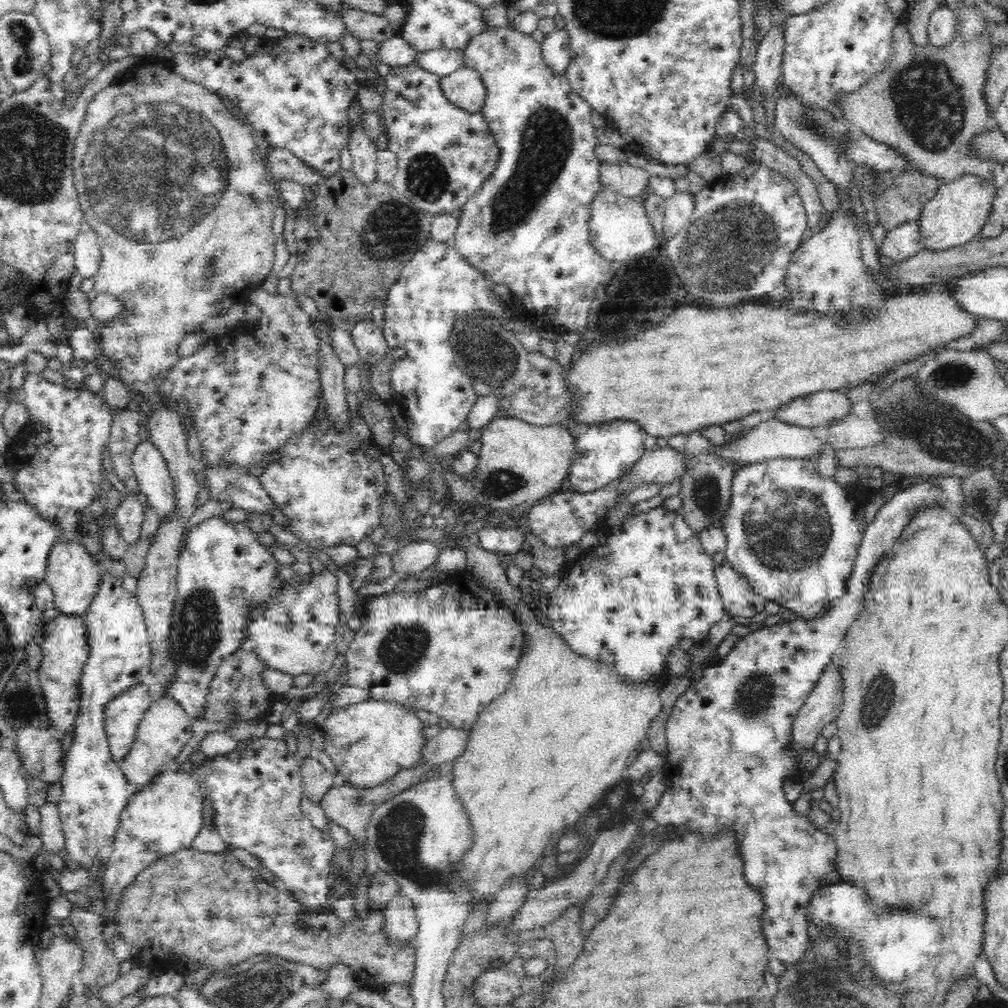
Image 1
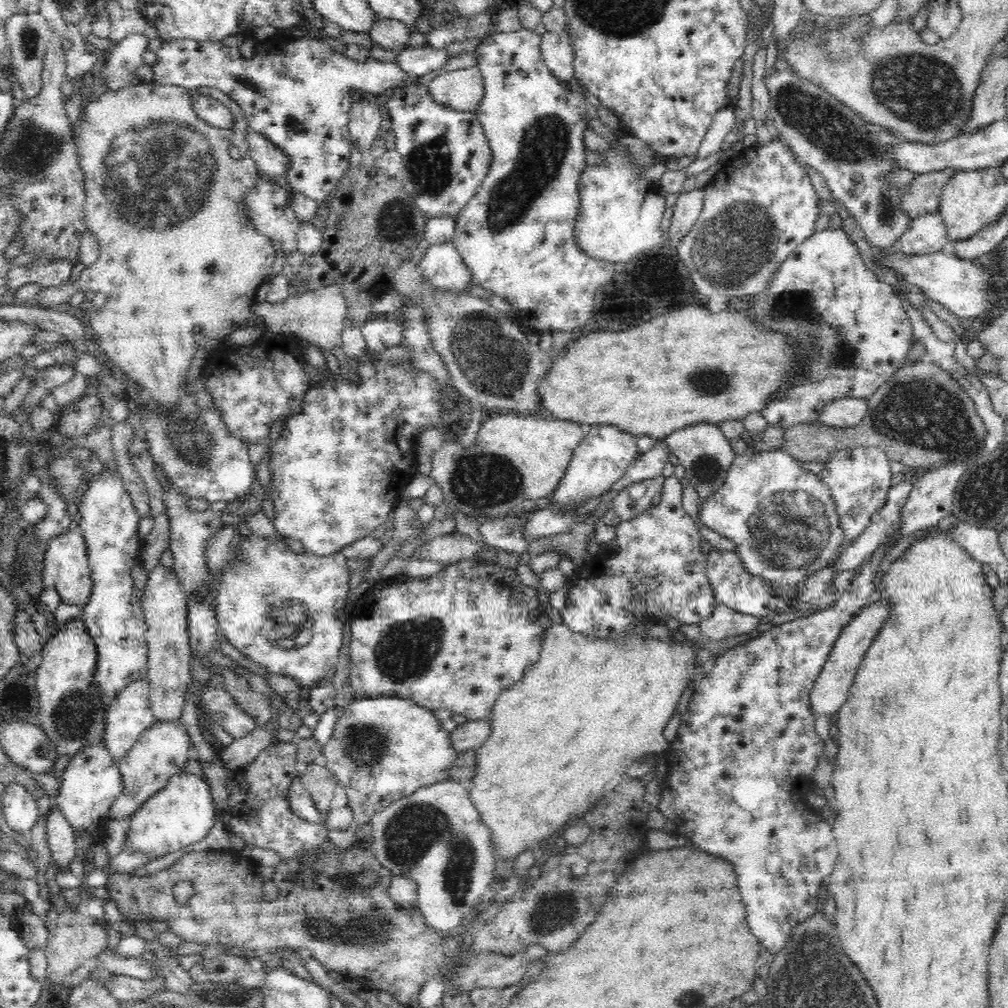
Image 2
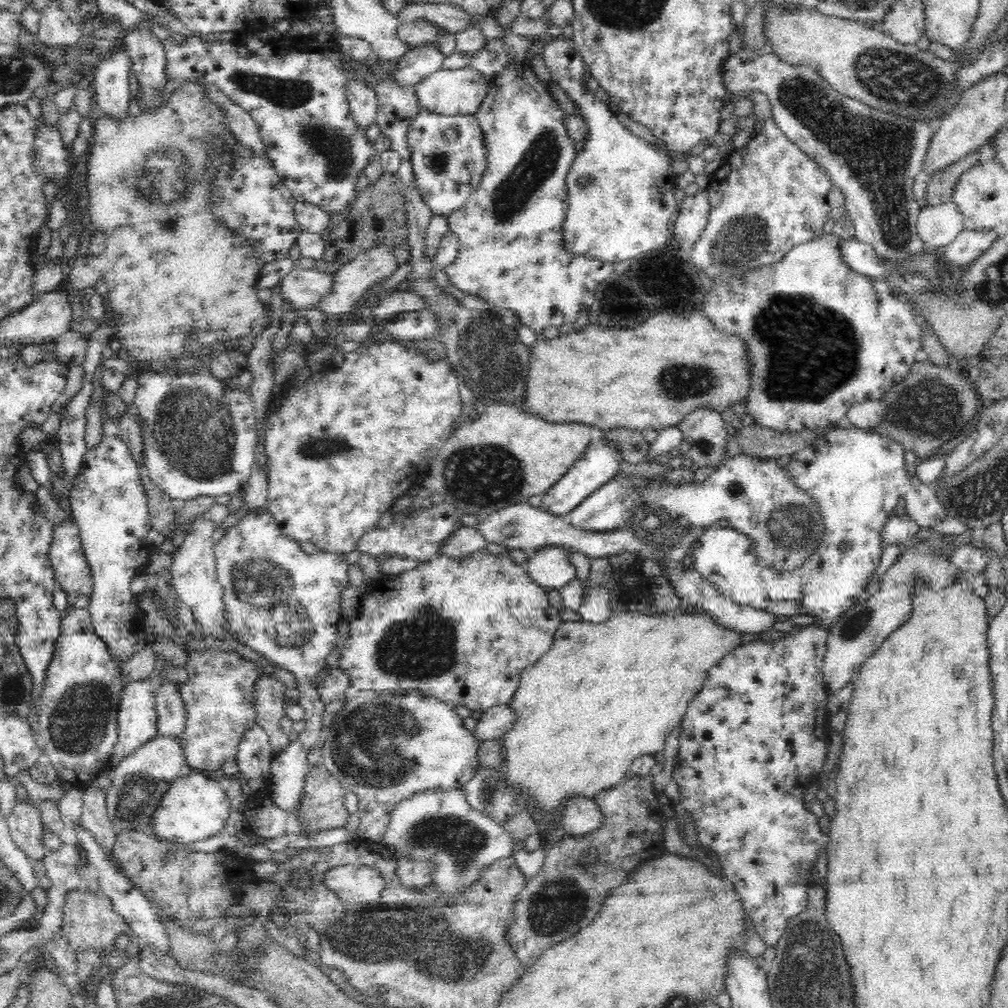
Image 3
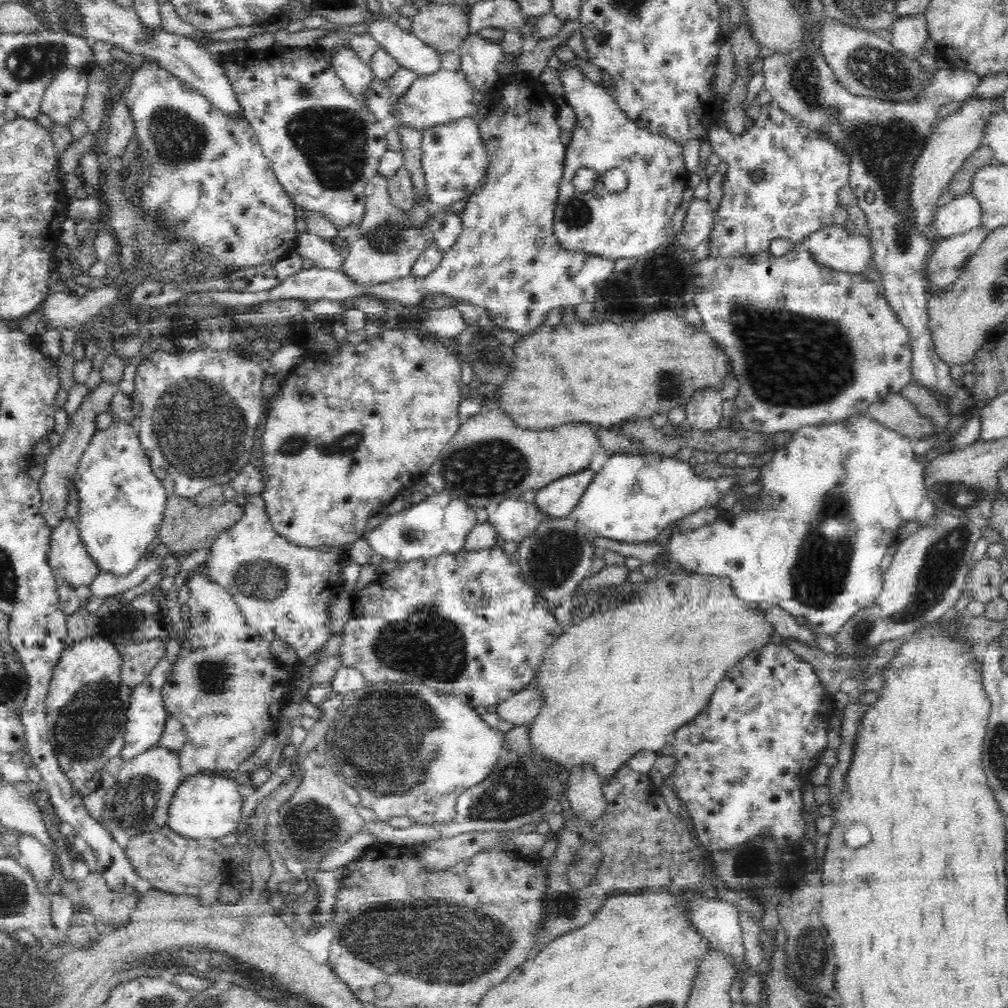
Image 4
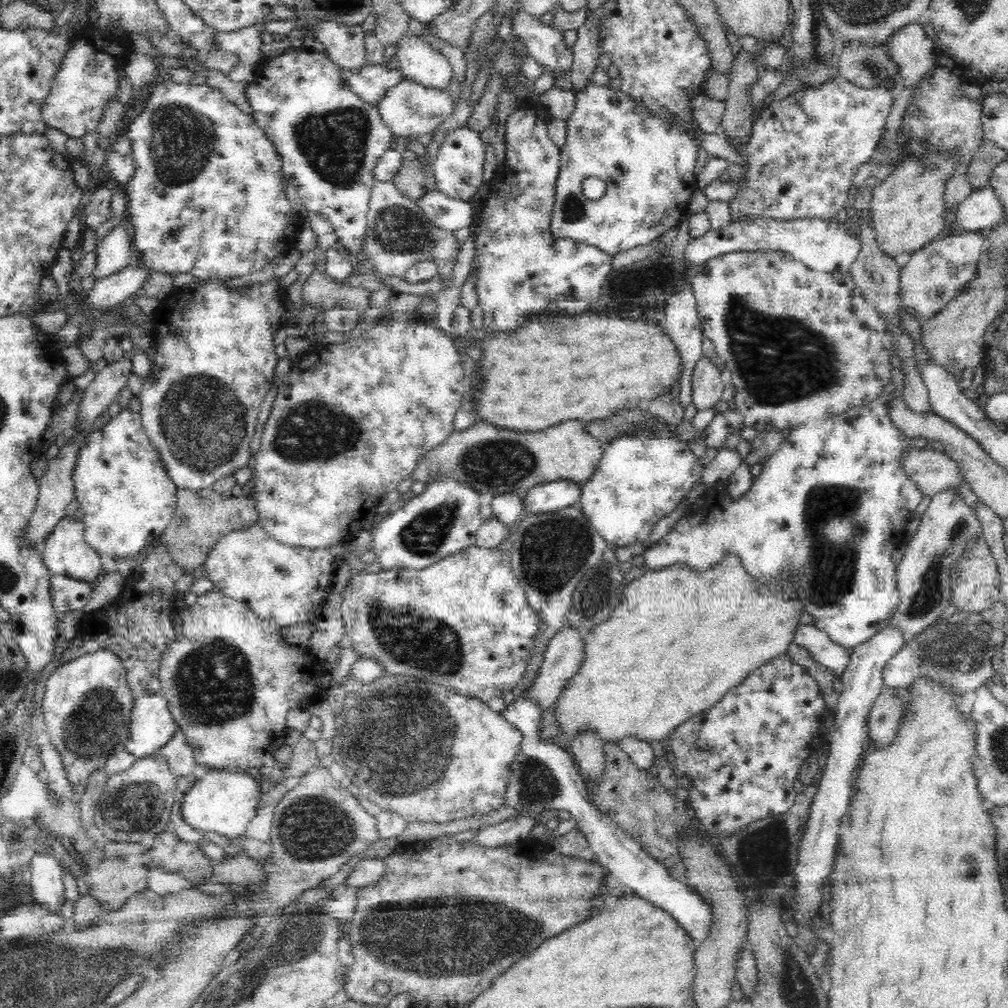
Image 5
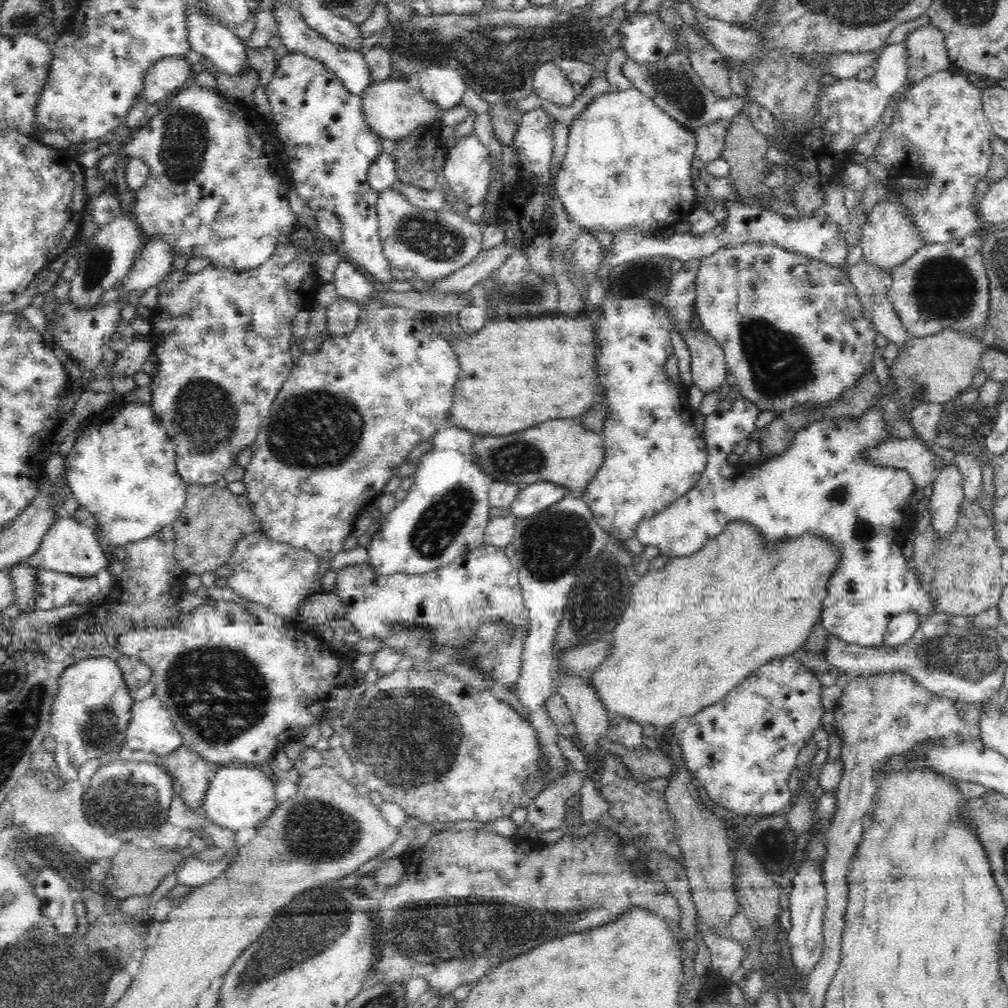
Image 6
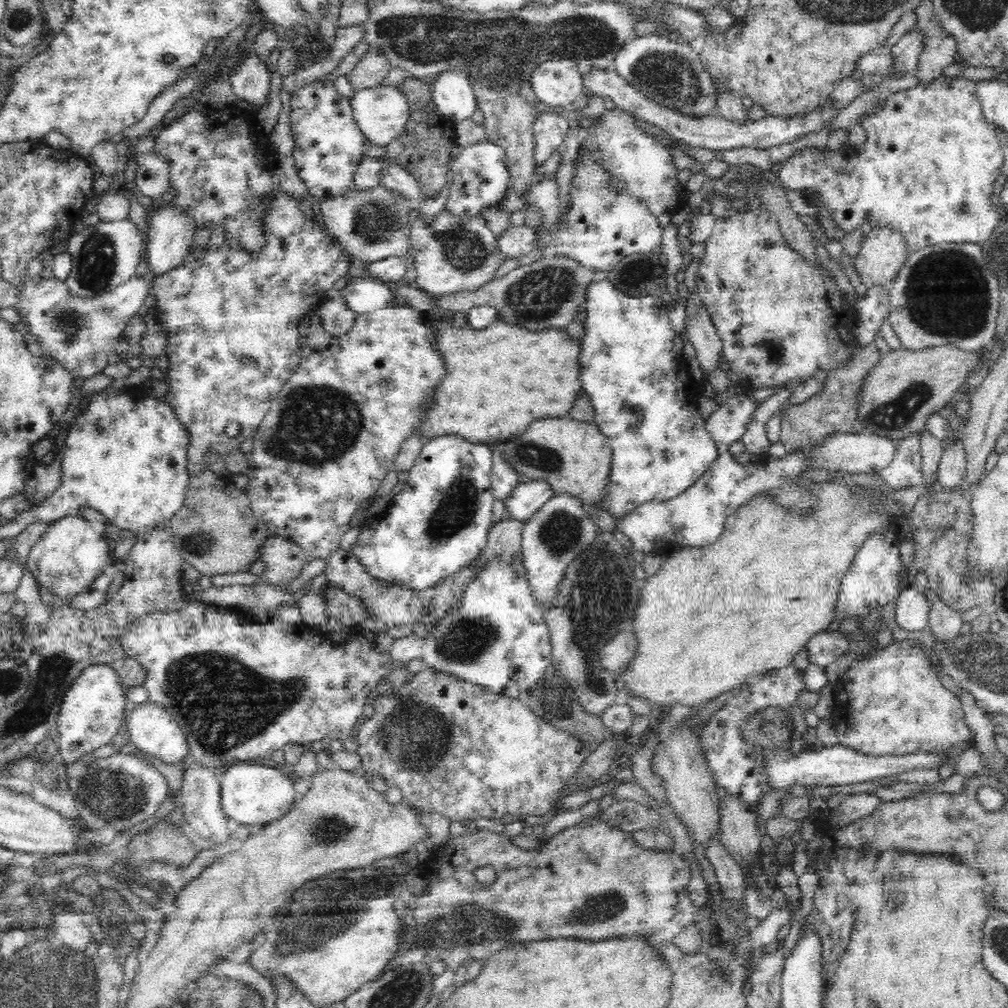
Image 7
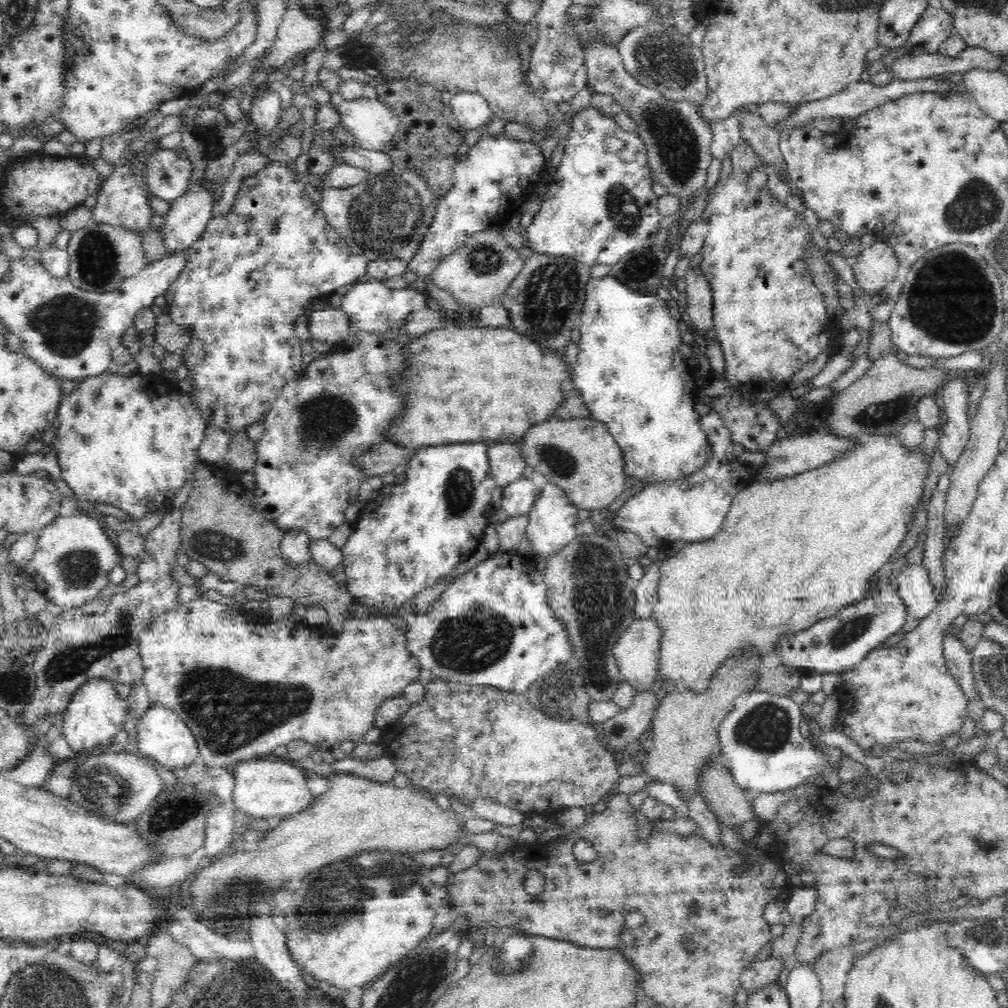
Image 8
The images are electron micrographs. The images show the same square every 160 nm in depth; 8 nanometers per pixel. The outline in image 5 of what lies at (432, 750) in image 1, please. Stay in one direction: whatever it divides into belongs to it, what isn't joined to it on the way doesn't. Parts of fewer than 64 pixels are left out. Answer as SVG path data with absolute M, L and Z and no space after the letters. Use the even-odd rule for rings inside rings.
M564 621L564 626L550 641L550 646L546 650L546 660L544 660L544 664L540 668L540 674L538 674L538 678L530 688L530 694L528 695L532 699L536 699L546 710L550 705L557 702L563 689L578 674L584 662L586 662L586 641L577 630L570 628L567 621Z

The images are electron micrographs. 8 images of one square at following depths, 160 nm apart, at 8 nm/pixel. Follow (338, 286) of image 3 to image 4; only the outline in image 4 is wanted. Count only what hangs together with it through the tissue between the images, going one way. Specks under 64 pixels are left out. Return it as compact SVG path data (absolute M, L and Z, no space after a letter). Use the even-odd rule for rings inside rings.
M376 174L365 188L365 215L356 240L349 241L349 254L342 271L360 283L373 285L411 274L416 259L433 242L424 228L410 227L410 213L400 208L388 192L387 177Z

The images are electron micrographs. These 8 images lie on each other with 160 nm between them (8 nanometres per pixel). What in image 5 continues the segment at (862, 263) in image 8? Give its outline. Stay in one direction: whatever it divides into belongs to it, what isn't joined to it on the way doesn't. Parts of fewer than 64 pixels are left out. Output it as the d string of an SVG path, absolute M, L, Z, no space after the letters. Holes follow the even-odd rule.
M928 153L921 157L905 156L899 160L886 174L873 185L873 197L868 207L869 224L871 224L877 247L888 257L896 258L900 254L910 256L928 242L934 240L936 234L945 225L945 207L943 195L946 182L954 176L955 165L948 160L947 154Z

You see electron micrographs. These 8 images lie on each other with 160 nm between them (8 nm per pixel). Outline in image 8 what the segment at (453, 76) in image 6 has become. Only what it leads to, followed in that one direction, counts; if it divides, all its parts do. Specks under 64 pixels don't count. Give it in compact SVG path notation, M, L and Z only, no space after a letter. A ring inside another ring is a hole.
M478 93L455 94L449 105L454 111L455 119L465 131L478 130L480 134L486 134L492 118L495 117L488 101Z

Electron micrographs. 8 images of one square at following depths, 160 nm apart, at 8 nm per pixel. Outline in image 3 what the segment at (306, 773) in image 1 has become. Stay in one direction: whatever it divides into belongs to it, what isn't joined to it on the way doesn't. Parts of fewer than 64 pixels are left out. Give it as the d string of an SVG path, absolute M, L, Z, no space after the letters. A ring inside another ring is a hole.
M323 764L314 765L305 781L303 795L299 802L300 806L296 808L295 813L292 813L296 815L300 826L302 826L302 836L318 837L324 831L346 827L349 813L344 806L344 795L347 792L342 783L338 782Z

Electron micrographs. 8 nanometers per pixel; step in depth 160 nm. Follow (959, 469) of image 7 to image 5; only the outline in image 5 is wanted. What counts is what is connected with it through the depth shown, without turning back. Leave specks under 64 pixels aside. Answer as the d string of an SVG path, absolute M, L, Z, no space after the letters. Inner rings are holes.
M948 487L931 496L927 509L898 562L898 589L902 602L888 625L898 625L904 632L916 635L927 629L950 605L952 595L951 568L962 554L970 537L982 533L981 524L956 487Z

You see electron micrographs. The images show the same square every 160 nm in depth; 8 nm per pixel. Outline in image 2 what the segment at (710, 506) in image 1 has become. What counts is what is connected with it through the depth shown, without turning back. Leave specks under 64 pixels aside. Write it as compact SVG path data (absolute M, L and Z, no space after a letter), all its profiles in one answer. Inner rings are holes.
M697 422L671 432L664 441L672 447L672 454L678 458L679 464L686 469L685 483L694 485L700 500L703 501L712 494L726 479L729 467L735 457L730 440L722 432L719 424Z

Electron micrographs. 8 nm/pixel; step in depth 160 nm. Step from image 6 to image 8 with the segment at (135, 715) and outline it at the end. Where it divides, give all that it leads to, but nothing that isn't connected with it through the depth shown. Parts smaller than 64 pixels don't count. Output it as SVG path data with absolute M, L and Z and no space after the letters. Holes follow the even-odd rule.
M152 704L136 724L139 754L167 769L184 768L199 761L200 749L192 729L178 716L176 711Z

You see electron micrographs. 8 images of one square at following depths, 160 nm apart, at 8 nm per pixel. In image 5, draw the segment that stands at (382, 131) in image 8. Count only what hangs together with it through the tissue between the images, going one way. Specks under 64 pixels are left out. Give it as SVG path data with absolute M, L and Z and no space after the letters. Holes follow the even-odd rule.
M406 78L391 86L375 104L375 107L380 113L382 122L388 126L390 133L396 138L408 138L410 136L417 138L431 134L438 124L442 124L454 110L449 92L440 92L439 90L416 84Z

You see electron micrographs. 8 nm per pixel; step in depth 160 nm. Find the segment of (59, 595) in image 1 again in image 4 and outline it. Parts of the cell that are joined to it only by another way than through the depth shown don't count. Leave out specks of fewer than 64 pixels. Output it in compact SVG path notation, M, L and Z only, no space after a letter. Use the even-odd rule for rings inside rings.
M68 517L62 519L58 526L51 529L47 557L58 584L68 584L74 589L79 586L90 586L101 571L98 563L92 559L86 545L82 542L77 521Z

